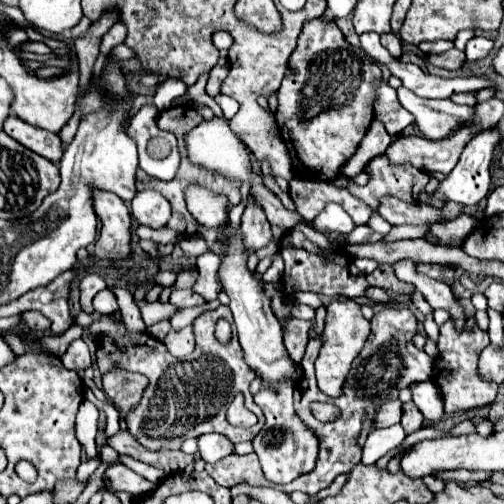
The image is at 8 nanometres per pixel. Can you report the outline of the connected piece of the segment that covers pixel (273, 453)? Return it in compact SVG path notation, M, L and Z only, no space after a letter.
M282 381L274 389L268 385L262 385L260 391L254 395L254 403L262 409L266 423L260 429L260 433L252 439L252 447L260 459L260 467L266 479L278 485L290 483L296 477L310 473L316 467L316 459L318 459L318 437L312 433L308 425L300 421L300 417L294 411L294 388L293 382Z

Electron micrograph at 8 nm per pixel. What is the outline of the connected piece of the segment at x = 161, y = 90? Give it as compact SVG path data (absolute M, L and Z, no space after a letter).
M168 79L164 85L160 85L158 87L158 93L154 95L154 105L160 109L160 111L164 111L164 109L168 109L170 105L172 105L172 101L176 99L176 97L182 97L184 93L186 93L186 83L184 81L178 81L178 79Z

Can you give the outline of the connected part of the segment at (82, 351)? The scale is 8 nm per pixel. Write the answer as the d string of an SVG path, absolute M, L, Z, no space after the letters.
M76 339L70 343L68 351L62 355L62 363L72 371L84 371L92 365L92 353L90 347L84 343L84 339Z

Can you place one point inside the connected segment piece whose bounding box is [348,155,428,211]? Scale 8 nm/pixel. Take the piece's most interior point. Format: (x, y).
(404, 181)

